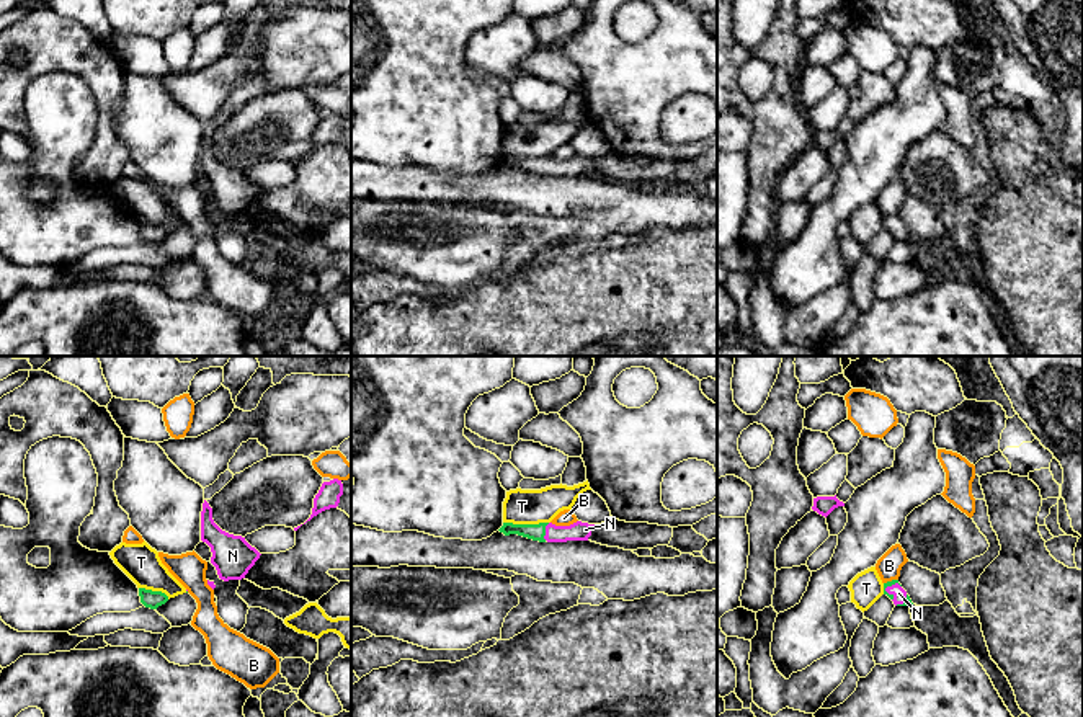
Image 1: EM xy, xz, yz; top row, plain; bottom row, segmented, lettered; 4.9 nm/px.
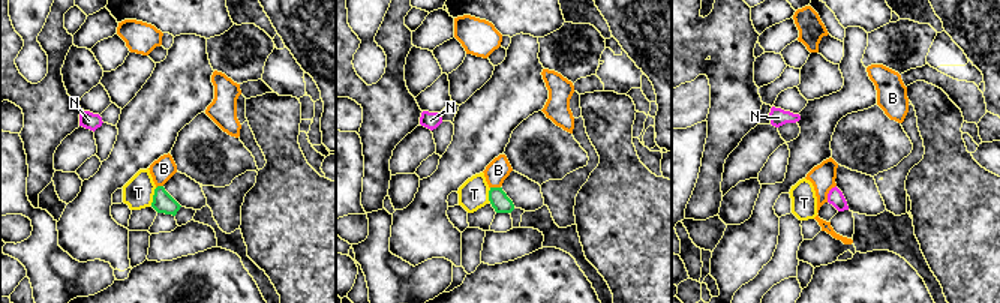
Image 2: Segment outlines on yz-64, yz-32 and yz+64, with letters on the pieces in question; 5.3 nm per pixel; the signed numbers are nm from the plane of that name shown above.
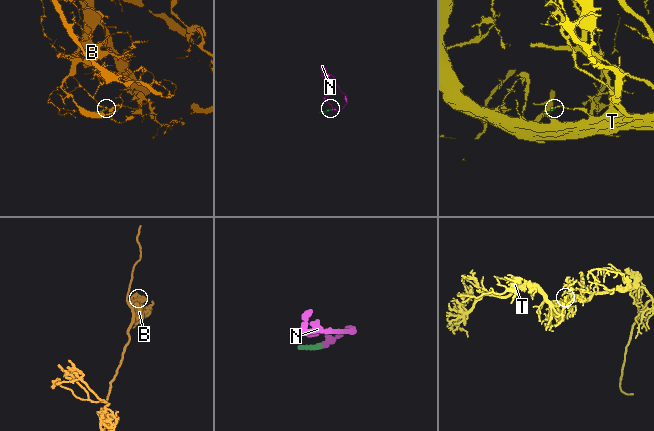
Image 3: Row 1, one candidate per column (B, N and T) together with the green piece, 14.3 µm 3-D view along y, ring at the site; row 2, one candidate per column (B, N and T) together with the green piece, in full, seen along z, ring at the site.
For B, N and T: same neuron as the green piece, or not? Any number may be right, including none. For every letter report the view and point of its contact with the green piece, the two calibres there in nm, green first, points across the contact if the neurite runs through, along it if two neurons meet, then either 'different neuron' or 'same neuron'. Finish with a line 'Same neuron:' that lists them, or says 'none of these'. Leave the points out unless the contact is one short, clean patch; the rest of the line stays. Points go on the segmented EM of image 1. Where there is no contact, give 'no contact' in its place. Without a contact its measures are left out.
B: yz (892, 580) | 30/120 nm | along yz (897, 578), (884, 583) | different neuron
N: xz (544, 531) | 80/100 nm | across xz (531, 531), (544, 531), (579, 531) | same neuron
T: xz (526, 525) | 80/180 nm | along xz (503, 521), (548, 523) | different neuron
Same neuron: N

